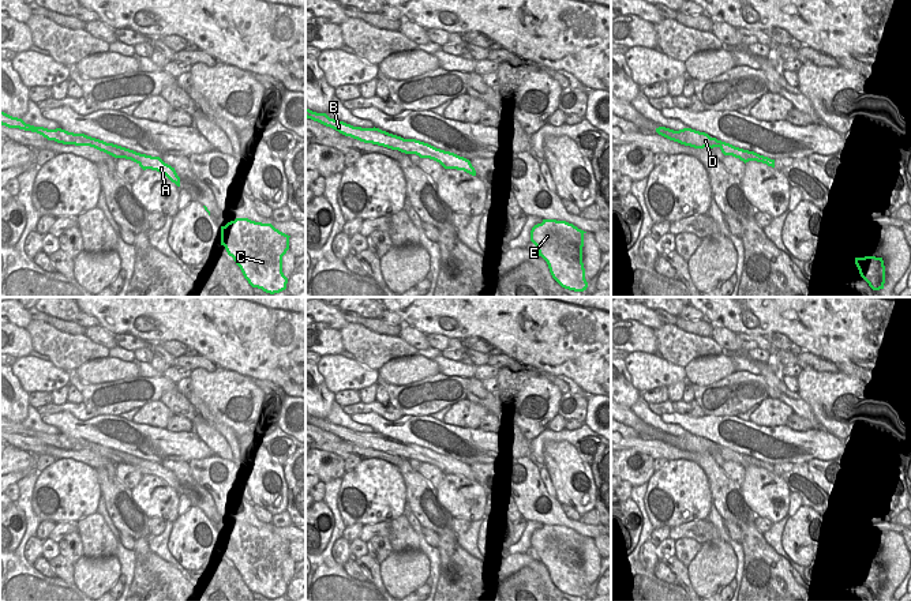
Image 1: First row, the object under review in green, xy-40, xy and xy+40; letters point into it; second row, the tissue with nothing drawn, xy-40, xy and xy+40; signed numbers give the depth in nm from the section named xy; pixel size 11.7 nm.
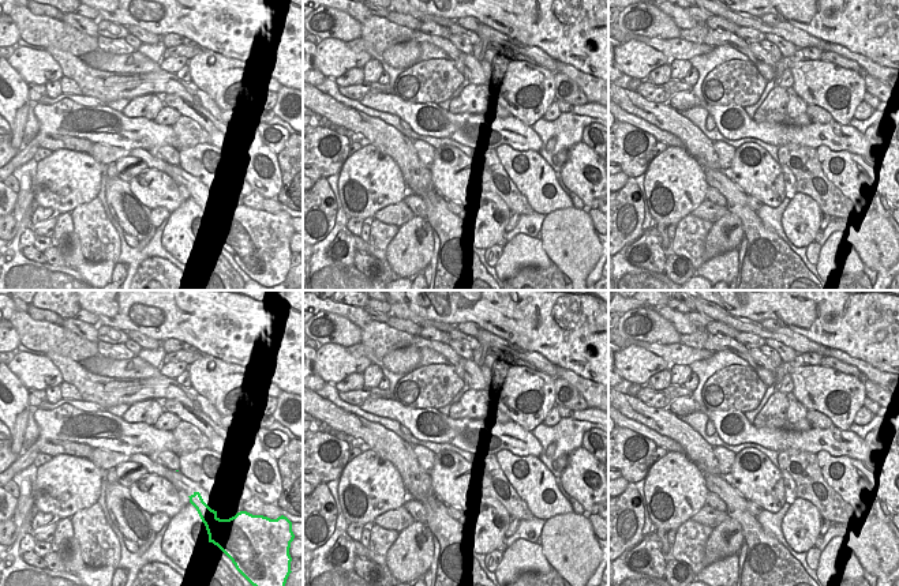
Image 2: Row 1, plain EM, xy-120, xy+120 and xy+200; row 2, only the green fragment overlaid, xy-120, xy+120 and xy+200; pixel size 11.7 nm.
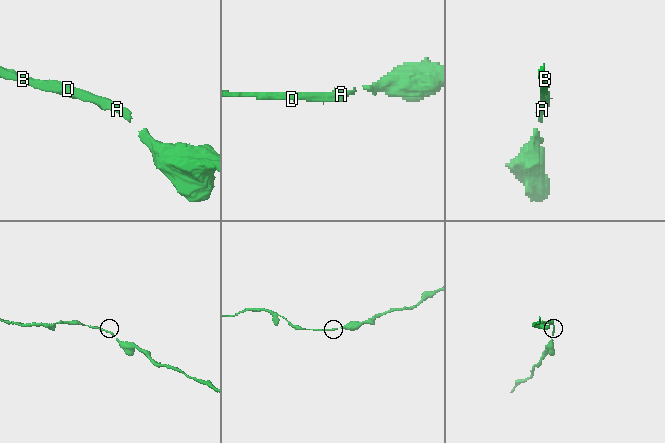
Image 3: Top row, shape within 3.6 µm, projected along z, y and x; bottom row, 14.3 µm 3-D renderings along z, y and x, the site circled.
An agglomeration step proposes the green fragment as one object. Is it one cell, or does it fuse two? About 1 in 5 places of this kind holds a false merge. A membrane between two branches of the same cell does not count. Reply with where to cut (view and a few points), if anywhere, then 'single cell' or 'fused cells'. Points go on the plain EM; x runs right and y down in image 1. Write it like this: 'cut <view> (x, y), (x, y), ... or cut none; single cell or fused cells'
cut none; single cell

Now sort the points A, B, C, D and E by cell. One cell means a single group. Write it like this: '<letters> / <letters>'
A B C D E

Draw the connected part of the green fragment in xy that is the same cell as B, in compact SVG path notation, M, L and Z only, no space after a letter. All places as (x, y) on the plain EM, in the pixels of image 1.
M305 413L305 422L330 432L345 442L350 442L364 448L383 451L391 455L398 455L405 459L416 459L420 463L430 463L439 467L445 474L464 476L476 481L476 476L471 466L454 458L436 454L428 448L416 444L404 444L389 439L379 433L353 432L340 425L330 424L326 418L316 418Z

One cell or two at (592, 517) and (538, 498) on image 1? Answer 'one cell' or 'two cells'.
two cells

